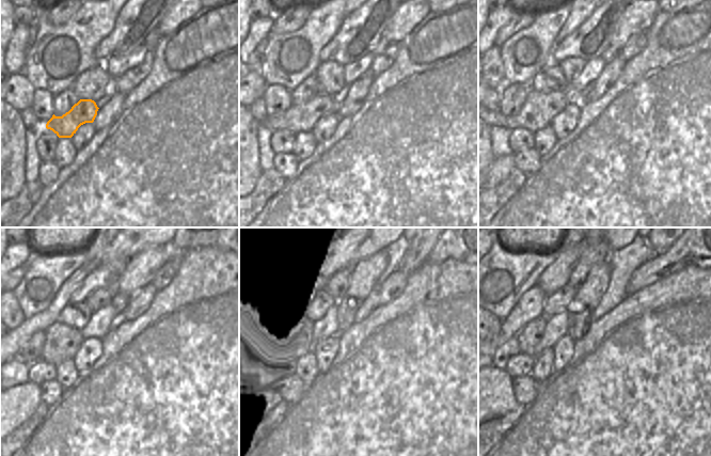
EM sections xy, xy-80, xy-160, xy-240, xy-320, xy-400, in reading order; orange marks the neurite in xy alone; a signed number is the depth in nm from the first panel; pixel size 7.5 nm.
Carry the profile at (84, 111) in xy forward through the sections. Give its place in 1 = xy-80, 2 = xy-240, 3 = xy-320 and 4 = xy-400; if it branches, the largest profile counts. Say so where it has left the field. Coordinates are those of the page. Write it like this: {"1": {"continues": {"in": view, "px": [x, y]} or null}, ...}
{"1": {"continues": {"in": "xy-80", "px": [303, 116]}}, "2": {"continues": {"in": "xy-240", "px": [64, 341]}}, "3": {"continues": {"in": "xy-320", "px": [297, 336]}}, "4": {"continues": {"in": "xy-400", "px": [527, 339]}}}

